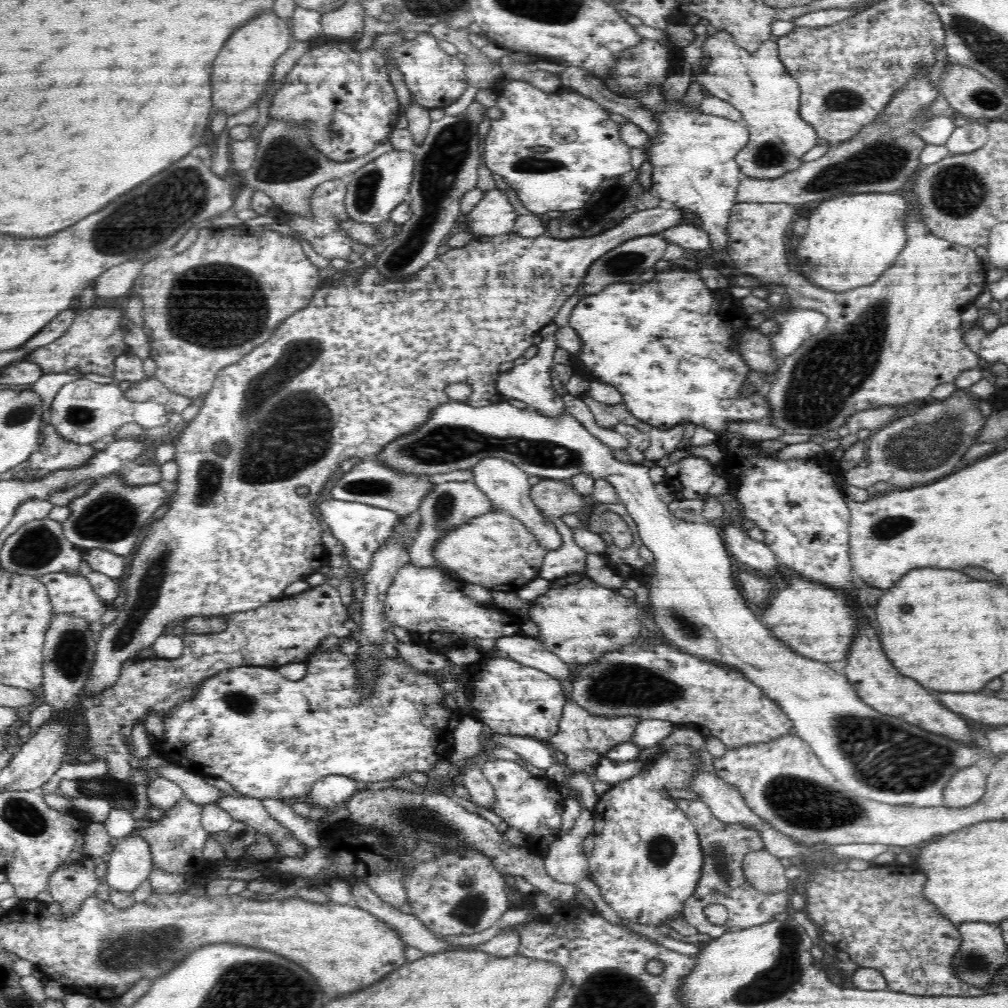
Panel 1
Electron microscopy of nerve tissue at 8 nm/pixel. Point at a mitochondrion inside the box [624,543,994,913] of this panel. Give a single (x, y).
(885, 757)

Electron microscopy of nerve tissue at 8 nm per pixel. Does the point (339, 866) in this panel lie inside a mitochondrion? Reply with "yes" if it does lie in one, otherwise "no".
no

